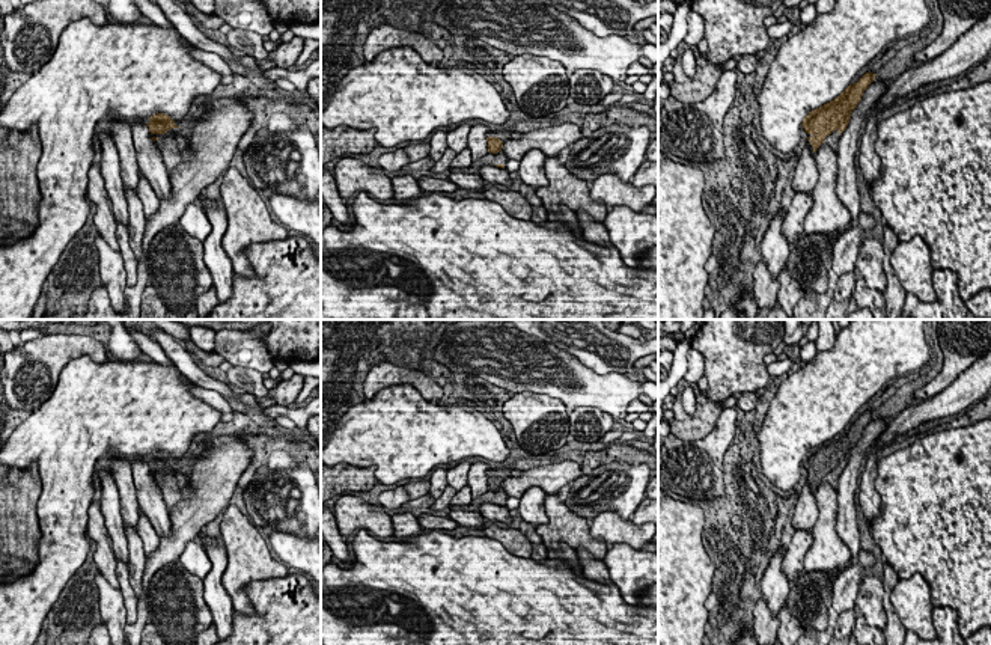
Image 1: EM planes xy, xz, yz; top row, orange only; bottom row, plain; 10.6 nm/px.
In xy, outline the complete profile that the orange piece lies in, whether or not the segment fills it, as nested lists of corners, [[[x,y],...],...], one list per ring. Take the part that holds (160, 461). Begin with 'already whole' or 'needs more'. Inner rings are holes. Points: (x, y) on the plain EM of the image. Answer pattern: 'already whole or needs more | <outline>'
needs more | [[[157,451],[146,463],[170,512],[182,500],[182,490],[188,487],[187,476],[179,472],[181,464],[169,452]]]

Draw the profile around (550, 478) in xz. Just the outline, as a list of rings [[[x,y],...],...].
[[[572,460],[524,470],[520,478],[506,478],[502,488],[509,497],[521,499],[532,487],[542,488],[547,496],[554,496],[574,479],[583,476],[581,466]]]

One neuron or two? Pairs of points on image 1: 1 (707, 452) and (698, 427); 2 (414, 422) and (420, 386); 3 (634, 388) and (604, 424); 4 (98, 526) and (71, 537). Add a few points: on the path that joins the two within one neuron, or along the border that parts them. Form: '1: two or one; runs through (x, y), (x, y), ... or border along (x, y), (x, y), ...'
1: two; border along (722, 409), (704, 437), (673, 436)
2: two; border along (384, 388), (411, 385), (428, 401)
3: two; border along (576, 407), (600, 407), (612, 418)
4: two; border along (94, 501), (89, 507), (89, 540)

